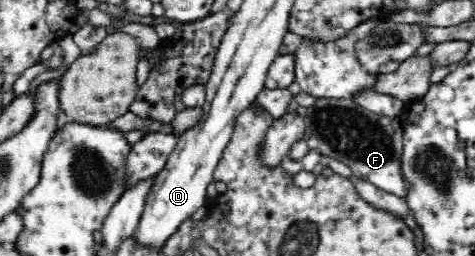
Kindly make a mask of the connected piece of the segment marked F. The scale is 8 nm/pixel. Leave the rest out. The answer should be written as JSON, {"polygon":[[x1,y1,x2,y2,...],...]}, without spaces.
{"polygon":[[320,97,314,101,314,105,307,108,304,117,304,137,292,144,287,157,301,161,302,157,310,149,318,149,321,155,334,157,350,167,352,173,358,178,368,181,384,191,404,197,407,183,404,174,400,170,400,155,403,147,403,134,401,133,400,119,398,116,384,117,356,104,350,99,336,99,334,97]]}

